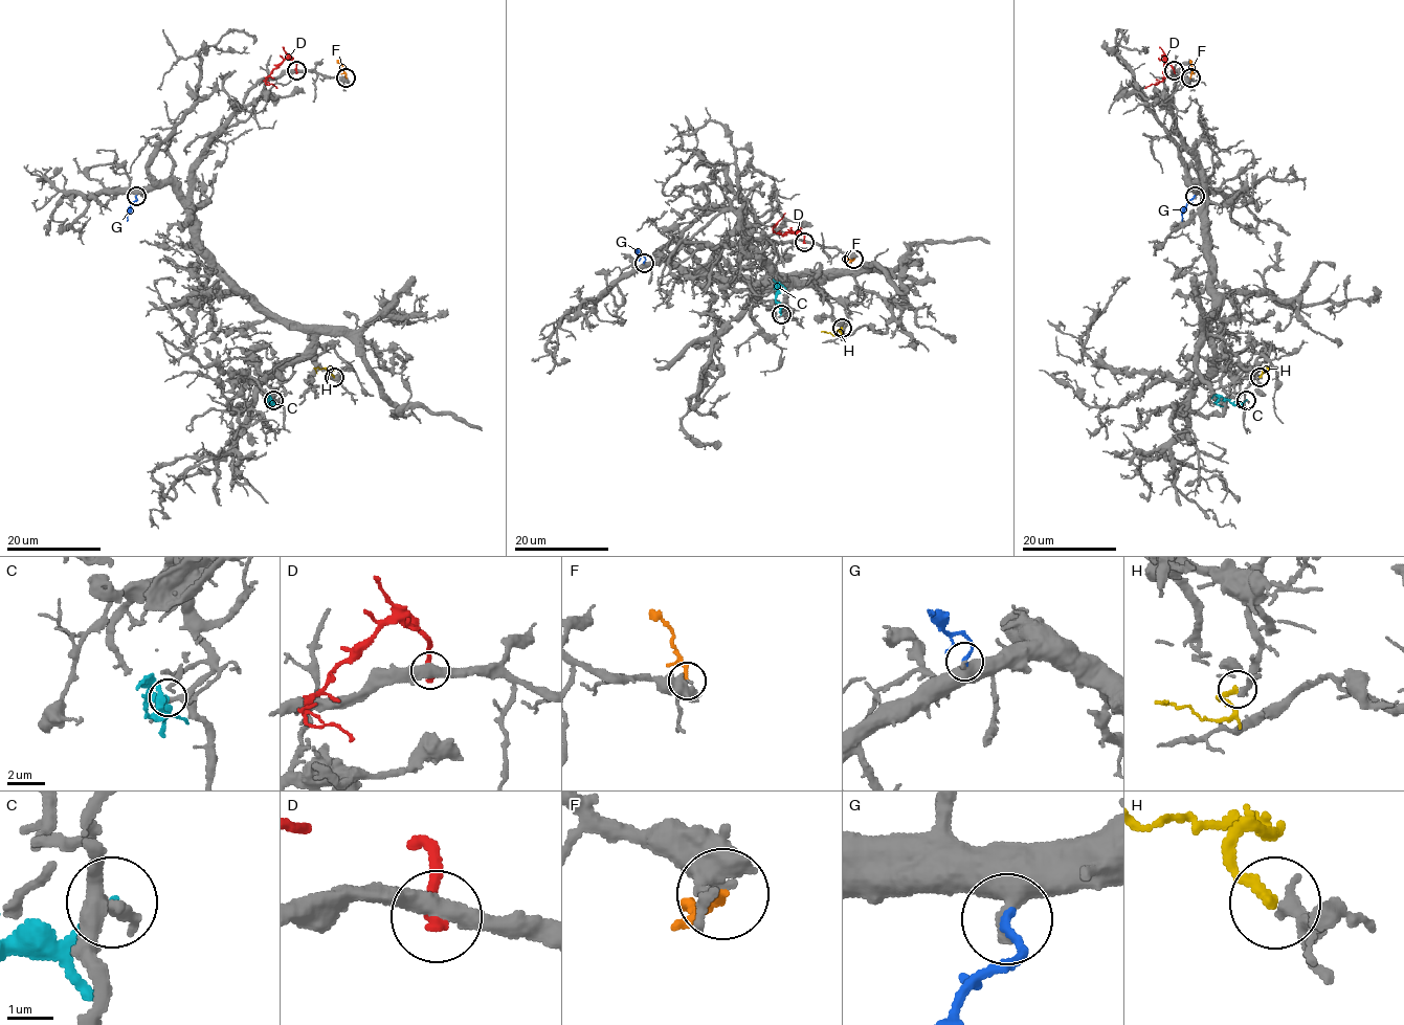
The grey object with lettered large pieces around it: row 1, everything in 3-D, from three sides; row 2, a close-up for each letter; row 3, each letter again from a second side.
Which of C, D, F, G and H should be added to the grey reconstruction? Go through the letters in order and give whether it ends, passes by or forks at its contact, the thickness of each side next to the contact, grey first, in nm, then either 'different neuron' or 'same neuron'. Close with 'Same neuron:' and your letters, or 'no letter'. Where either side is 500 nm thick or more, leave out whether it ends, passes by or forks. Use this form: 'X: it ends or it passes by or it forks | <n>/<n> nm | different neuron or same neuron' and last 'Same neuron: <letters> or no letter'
C: it ends | 380/160 nm | different neuron
D: it ends | 480/300 nm | different neuron
F: it ends | 280/200 nm | different neuron
G: 500/200 nm | different neuron
H: it ends | 380/240 nm | same neuron
Same neuron: H

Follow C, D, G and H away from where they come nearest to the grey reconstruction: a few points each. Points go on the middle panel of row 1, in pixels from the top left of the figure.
C: (781, 315), (777, 289), (780, 285), (786, 291)
D: (804, 241), (802, 235), (780, 235), (773, 230), (784, 213)
G: (644, 263), (645, 258), (634, 250)
H: (842, 328), (837, 336), (825, 331)

